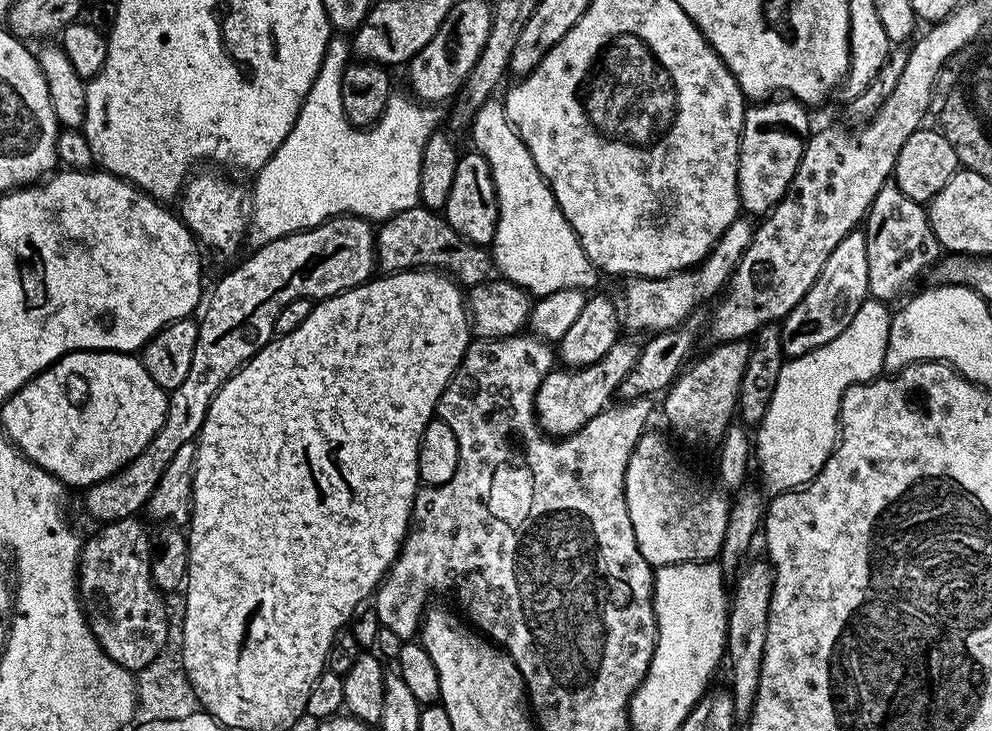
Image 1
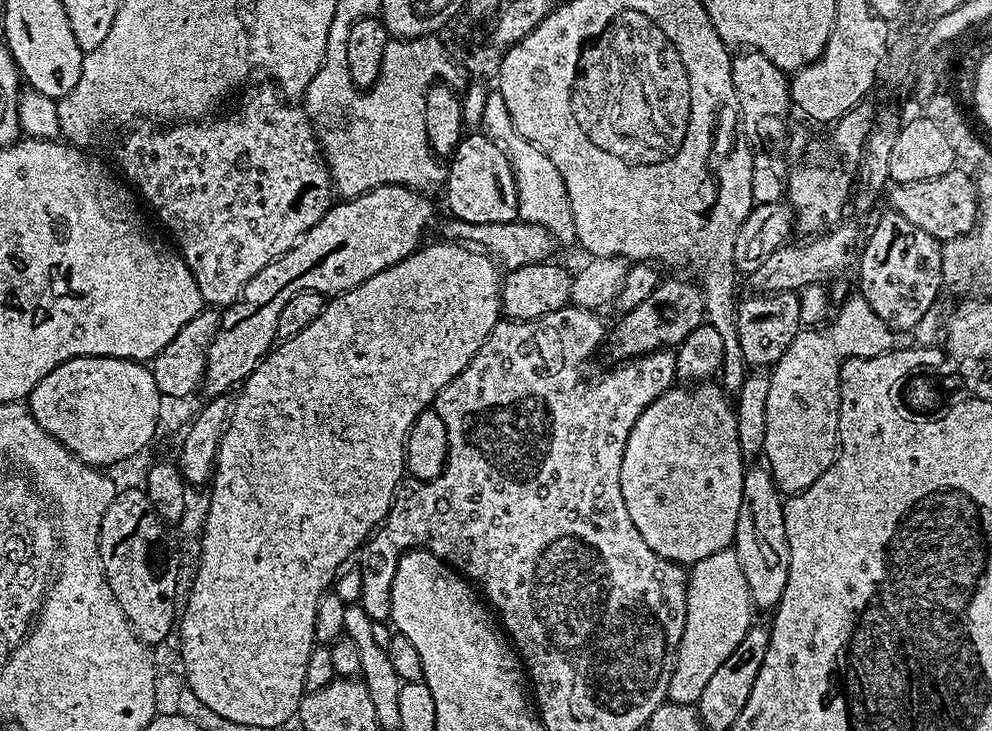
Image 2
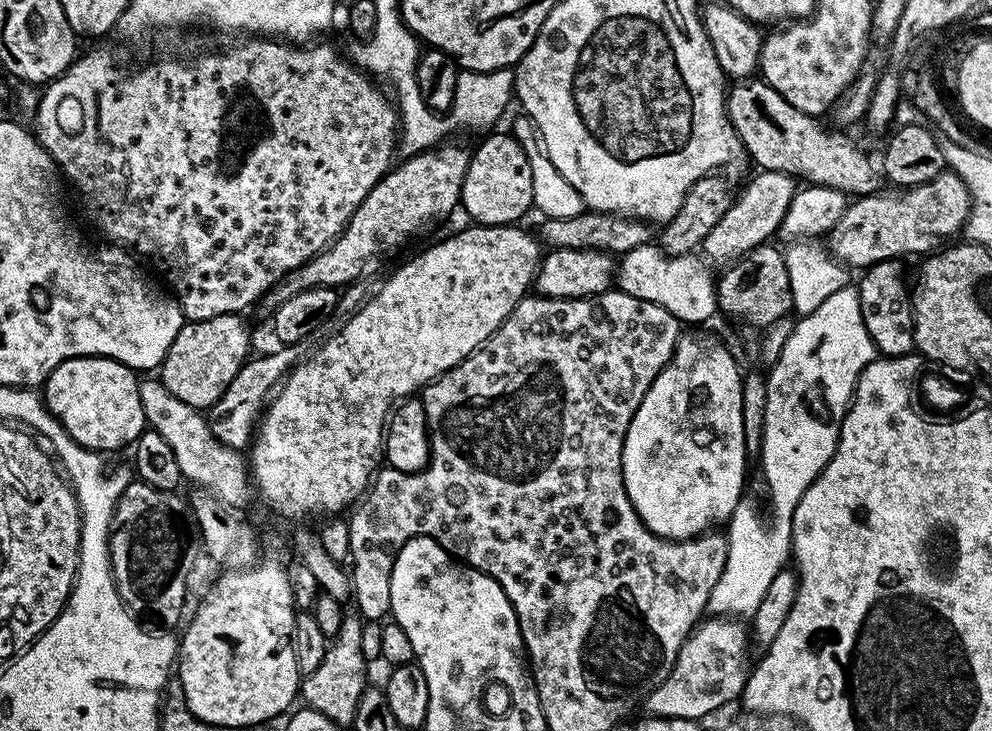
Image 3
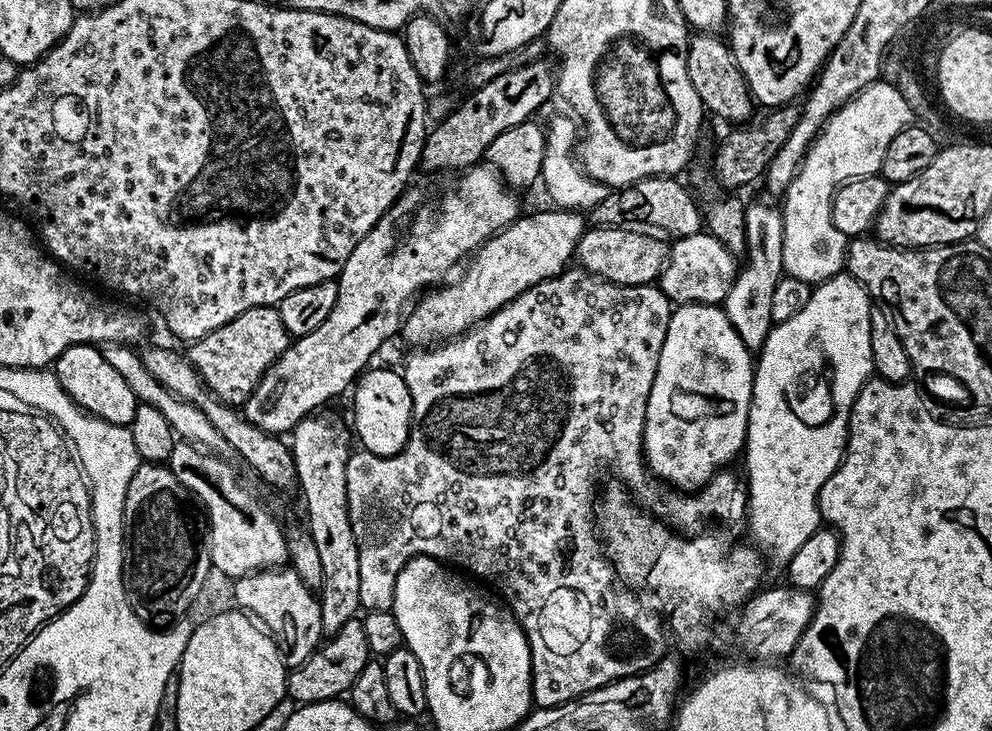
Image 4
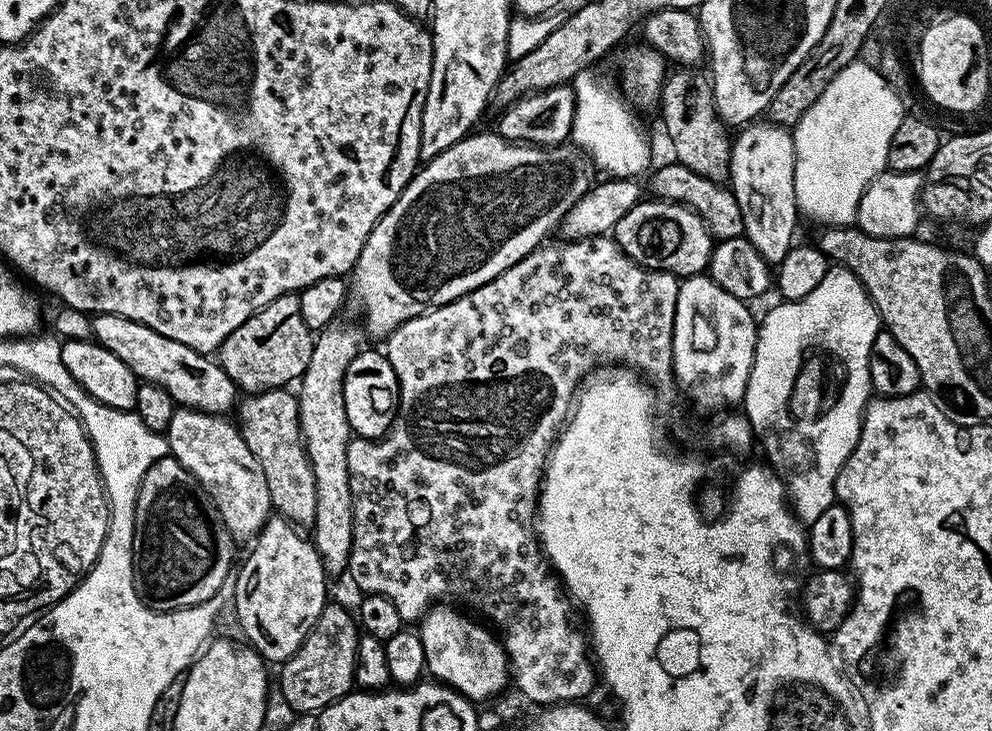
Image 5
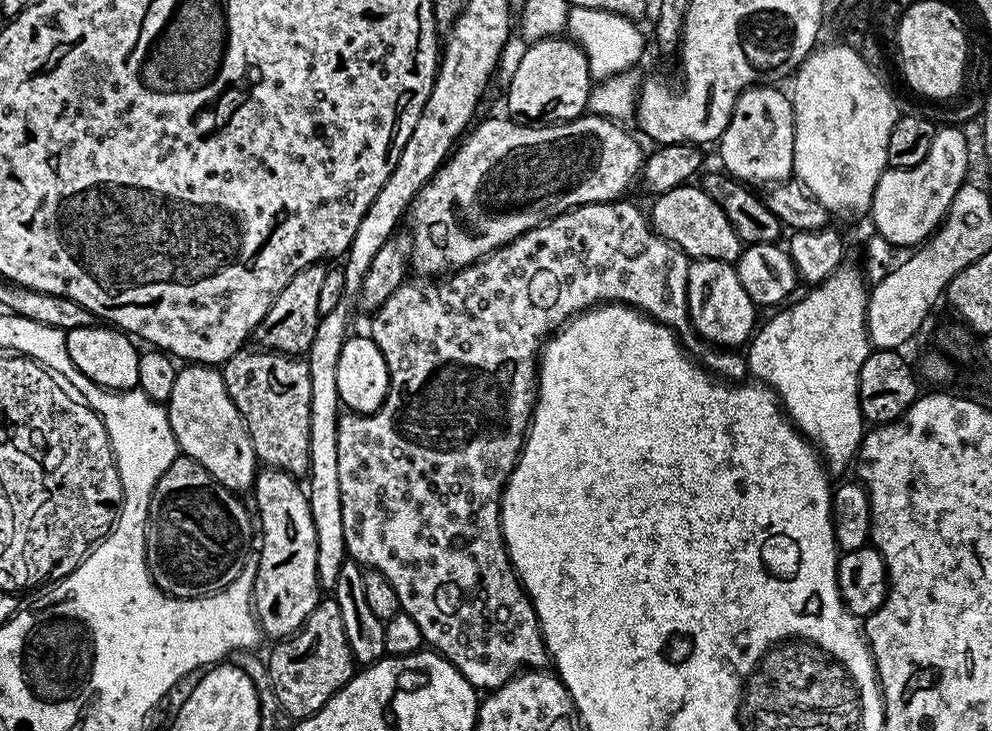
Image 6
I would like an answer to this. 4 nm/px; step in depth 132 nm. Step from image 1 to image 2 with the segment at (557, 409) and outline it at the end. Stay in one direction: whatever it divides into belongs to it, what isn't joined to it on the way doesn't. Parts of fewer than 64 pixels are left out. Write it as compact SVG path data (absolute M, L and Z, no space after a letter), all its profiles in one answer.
M661 279L660 285L634 310L619 317L616 329L611 329L612 356L616 362L627 362L637 356L646 356L657 350L672 350L679 346L690 334L706 320L706 301L699 283L688 280Z

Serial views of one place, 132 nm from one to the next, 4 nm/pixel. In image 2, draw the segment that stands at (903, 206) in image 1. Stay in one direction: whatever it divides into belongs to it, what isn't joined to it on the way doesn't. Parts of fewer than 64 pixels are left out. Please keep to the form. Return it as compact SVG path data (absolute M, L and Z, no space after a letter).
M884 210L877 218L868 242L863 243L859 253L859 266L859 295L870 302L870 310L874 310L893 333L911 333L924 315L937 307L936 299L944 288L941 241L926 234L926 230L918 230L918 226L902 218L902 214Z

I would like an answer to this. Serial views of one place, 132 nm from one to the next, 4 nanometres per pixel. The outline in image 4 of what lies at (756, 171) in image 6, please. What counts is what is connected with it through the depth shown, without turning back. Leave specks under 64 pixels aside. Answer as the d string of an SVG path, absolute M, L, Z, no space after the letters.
M749 203L744 209L746 214L746 257L748 261L743 261L742 267L737 271L736 280L730 286L730 294L726 294L723 302L726 318L730 318L730 326L738 330L738 338L750 350L759 350L764 347L766 338L770 334L773 322L770 318L770 309L772 296L774 295L774 286L778 286L780 277L785 275L784 263L782 262L782 246L784 245L784 218L779 207L771 208L768 204Z

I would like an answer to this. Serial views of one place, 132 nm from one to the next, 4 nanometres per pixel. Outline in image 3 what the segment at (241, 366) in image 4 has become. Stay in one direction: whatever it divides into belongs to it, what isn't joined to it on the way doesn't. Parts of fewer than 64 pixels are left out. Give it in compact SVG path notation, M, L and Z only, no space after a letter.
M222 314L218 318L189 320L178 330L178 338L170 342L158 369L158 379L166 390L197 410L207 410L222 398L226 386L234 382L234 374L249 359L248 328L240 314Z

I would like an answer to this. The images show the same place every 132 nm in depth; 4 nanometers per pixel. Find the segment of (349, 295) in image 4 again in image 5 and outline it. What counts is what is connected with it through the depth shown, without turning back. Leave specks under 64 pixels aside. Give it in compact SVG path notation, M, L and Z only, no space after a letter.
M473 131L458 142L454 142L454 146L442 150L442 154L431 157L425 163L428 165L425 168L423 165L417 171L412 181L402 190L400 197L380 215L380 221L372 227L372 233L368 235L366 242L362 246L362 254L350 273L350 279L352 279L352 284L350 280L350 296L351 299L353 296L360 303L360 308L364 311L365 329L363 328L363 331L365 333L368 331L372 336L386 338L402 322L406 322L415 316L420 316L423 312L430 311L431 308L449 304L451 300L456 300L462 294L470 294L474 290L478 290L478 286L498 278L498 274L502 274L507 268L514 266L536 248L541 247L546 240L544 235L555 224L557 227L563 221L564 215L587 194L588 189L594 183L594 177L592 177L594 168L590 163L589 157L579 147L573 146L571 143L565 142L555 144L553 148L541 148L534 144L508 140L505 136L501 136L495 131L492 131L493 133L480 131Z

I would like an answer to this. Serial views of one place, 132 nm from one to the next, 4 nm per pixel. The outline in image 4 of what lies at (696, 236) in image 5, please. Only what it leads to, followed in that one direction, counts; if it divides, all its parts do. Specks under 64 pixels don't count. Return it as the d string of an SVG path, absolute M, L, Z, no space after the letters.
M635 227L593 228L582 234L576 247L575 263L591 276L601 276L612 284L638 286L659 281L664 265L668 262L669 245L659 235L649 234Z

